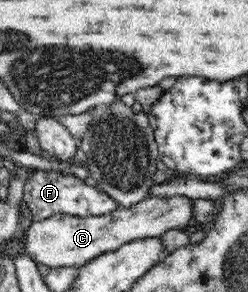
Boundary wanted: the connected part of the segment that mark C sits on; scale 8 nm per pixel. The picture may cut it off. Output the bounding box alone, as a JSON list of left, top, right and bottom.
[25,196,193,268]

